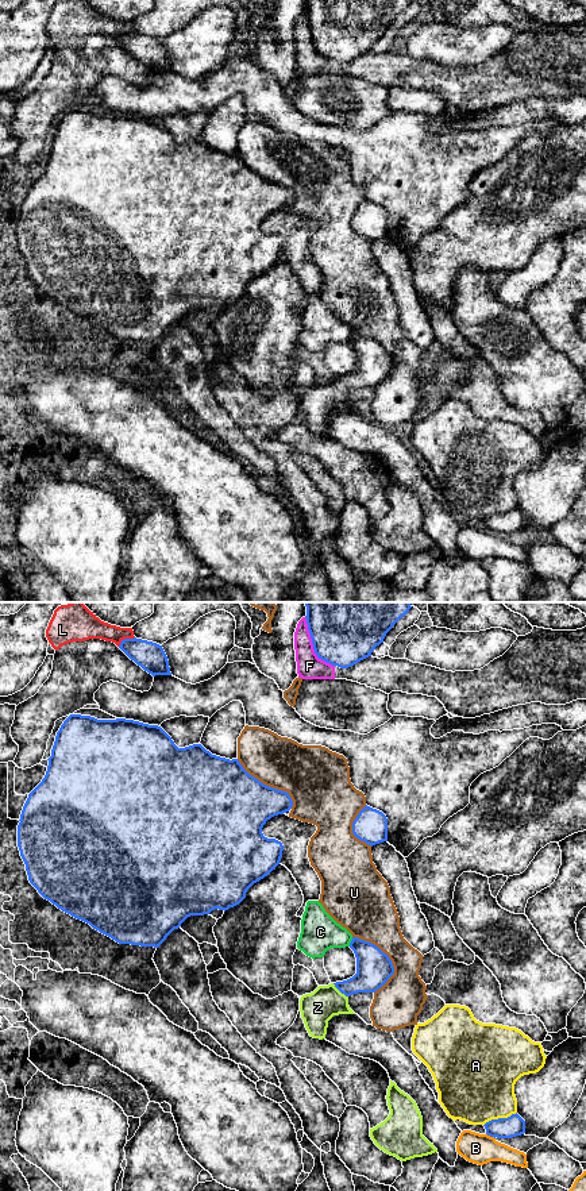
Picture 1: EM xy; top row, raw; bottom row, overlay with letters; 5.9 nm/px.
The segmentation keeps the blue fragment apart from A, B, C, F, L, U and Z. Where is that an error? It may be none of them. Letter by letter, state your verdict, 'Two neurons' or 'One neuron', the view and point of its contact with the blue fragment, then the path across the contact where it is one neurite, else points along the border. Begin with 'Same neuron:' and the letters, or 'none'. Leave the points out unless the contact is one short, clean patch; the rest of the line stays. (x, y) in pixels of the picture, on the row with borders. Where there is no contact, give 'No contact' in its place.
Same neuron: Z
A: Two neurons. Touches blue at xy (500, 1118)
B: Two neurons. Touches blue at xy (490, 1136)
C: Two neurons. Touches blue at xy (351, 941)
F: Two neurons. Touches blue at xy (313, 646)
L: Two neurons. Touches blue at xy (126, 639)
U: Two neurons. Touches blue at xy (388, 958)
Z: One neuron. Touches blue at xy (340, 991). Path across: xy (374, 967), (358, 983), (340, 991), (317, 1008)

